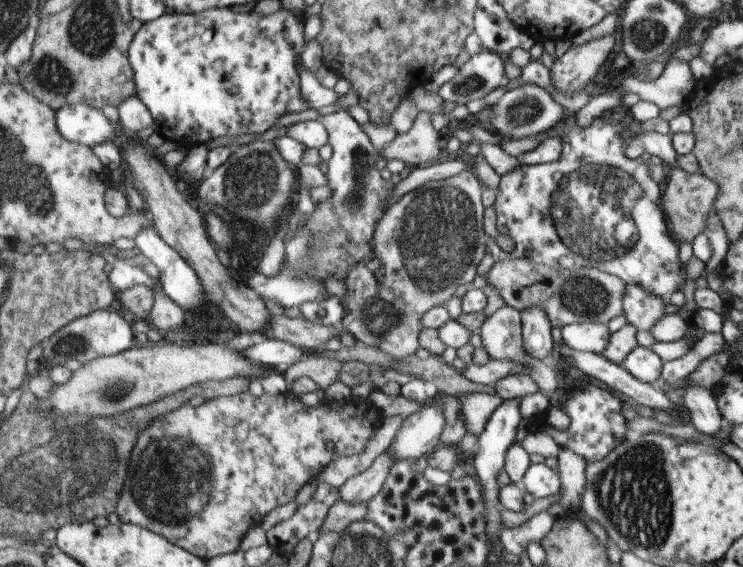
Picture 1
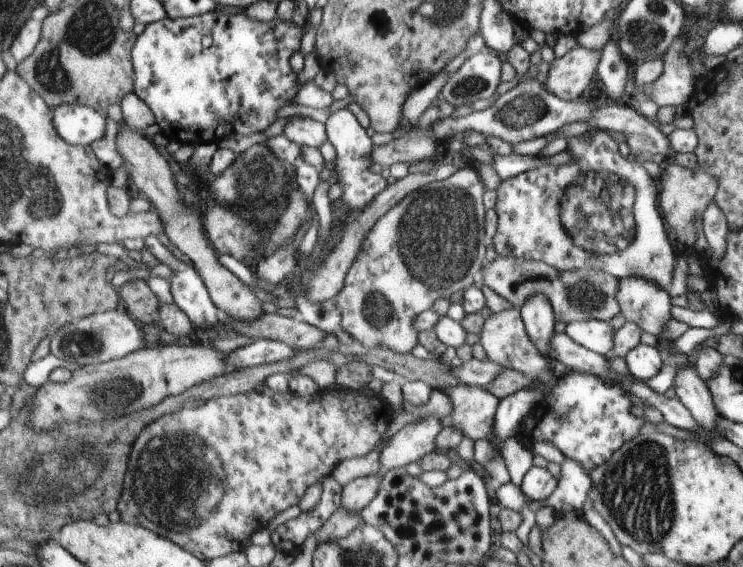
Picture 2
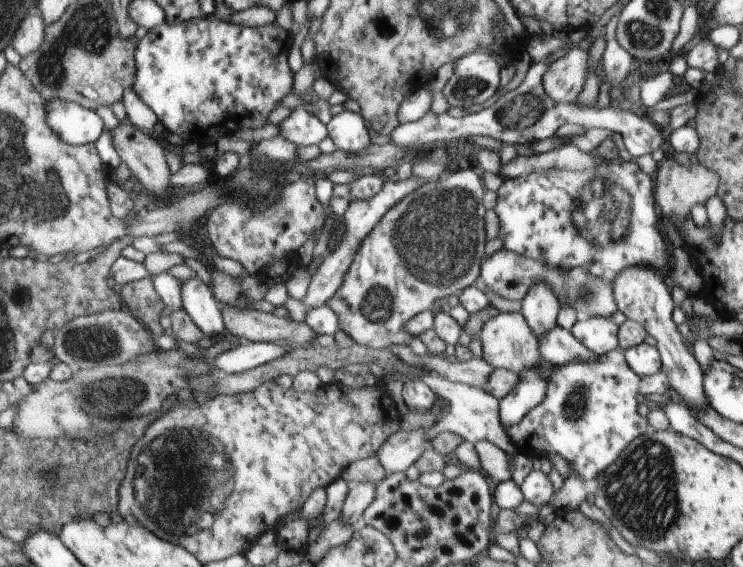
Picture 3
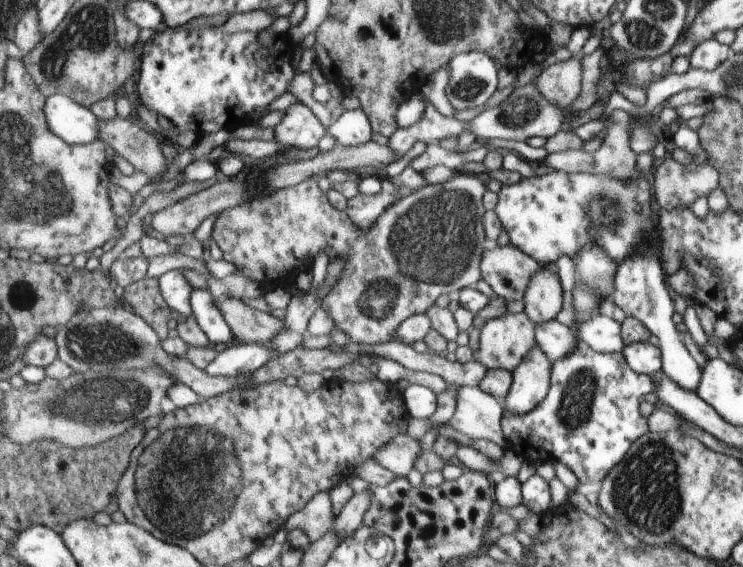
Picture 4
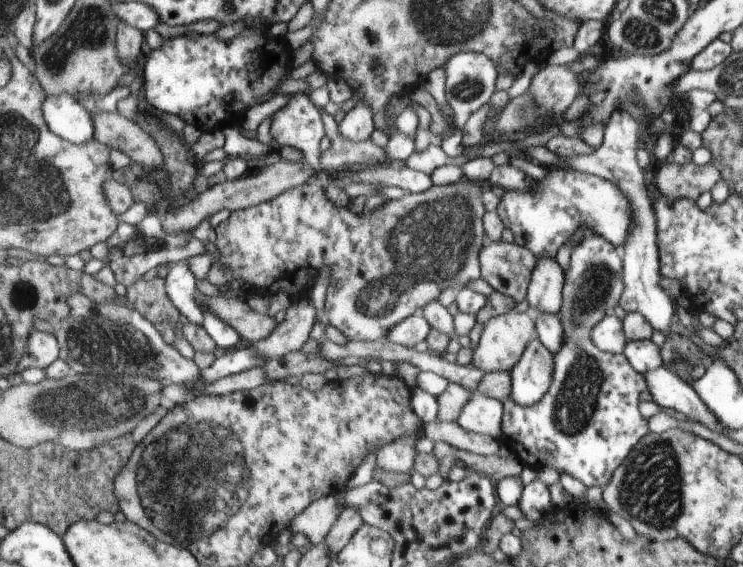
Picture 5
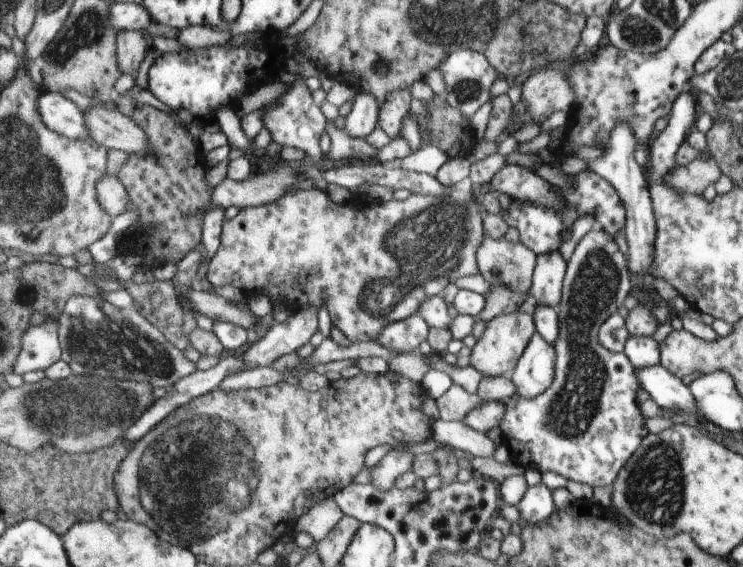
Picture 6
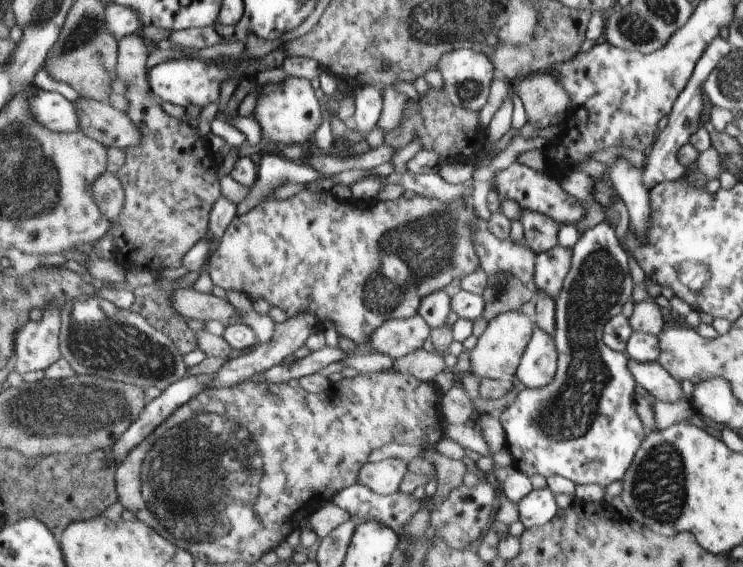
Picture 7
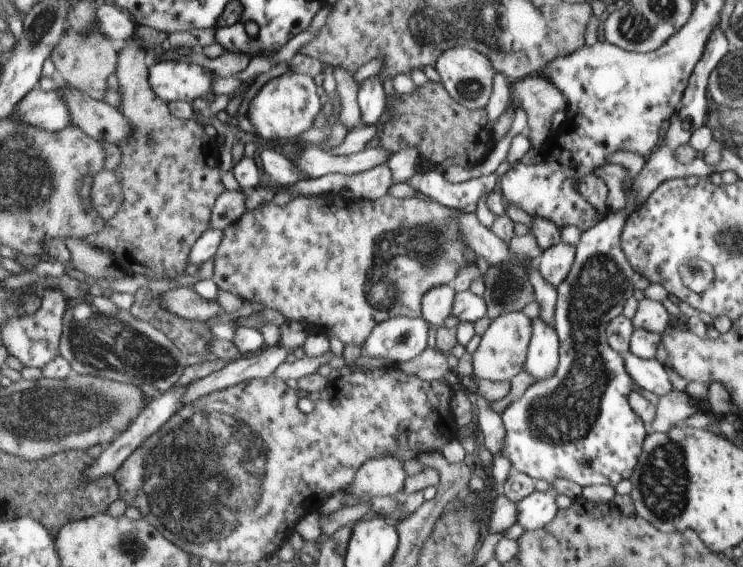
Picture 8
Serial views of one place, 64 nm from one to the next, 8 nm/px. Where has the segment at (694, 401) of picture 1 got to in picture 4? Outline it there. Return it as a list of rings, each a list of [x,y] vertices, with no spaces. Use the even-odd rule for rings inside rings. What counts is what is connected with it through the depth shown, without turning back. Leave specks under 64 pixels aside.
[[[648,238],[638,246],[630,256],[626,256],[617,271],[617,292],[612,298],[616,306],[619,306],[628,316],[638,318],[660,340],[660,350],[662,356],[662,372],[676,382],[680,388],[696,392],[700,384],[701,372],[696,360],[688,353],[682,334],[678,332],[678,327],[672,321],[674,316],[674,301],[668,285],[665,281],[666,276],[662,270],[661,258],[659,257],[659,247],[655,243],[655,238]],[[677,327],[677,328],[676,328]]]

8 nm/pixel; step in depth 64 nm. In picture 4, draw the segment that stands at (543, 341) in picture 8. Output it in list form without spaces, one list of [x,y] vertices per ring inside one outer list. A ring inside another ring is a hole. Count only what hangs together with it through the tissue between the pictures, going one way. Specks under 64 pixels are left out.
[[[536,346],[529,353],[529,358],[513,373],[512,390],[502,400],[503,408],[516,416],[533,410],[548,393],[552,366]]]

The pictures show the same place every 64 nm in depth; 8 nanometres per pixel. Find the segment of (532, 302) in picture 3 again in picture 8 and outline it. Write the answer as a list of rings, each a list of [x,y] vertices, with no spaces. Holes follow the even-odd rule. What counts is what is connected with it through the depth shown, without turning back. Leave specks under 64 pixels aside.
[[[560,242],[543,250],[538,257],[538,270],[546,282],[558,286],[568,276],[576,256],[576,246]]]

